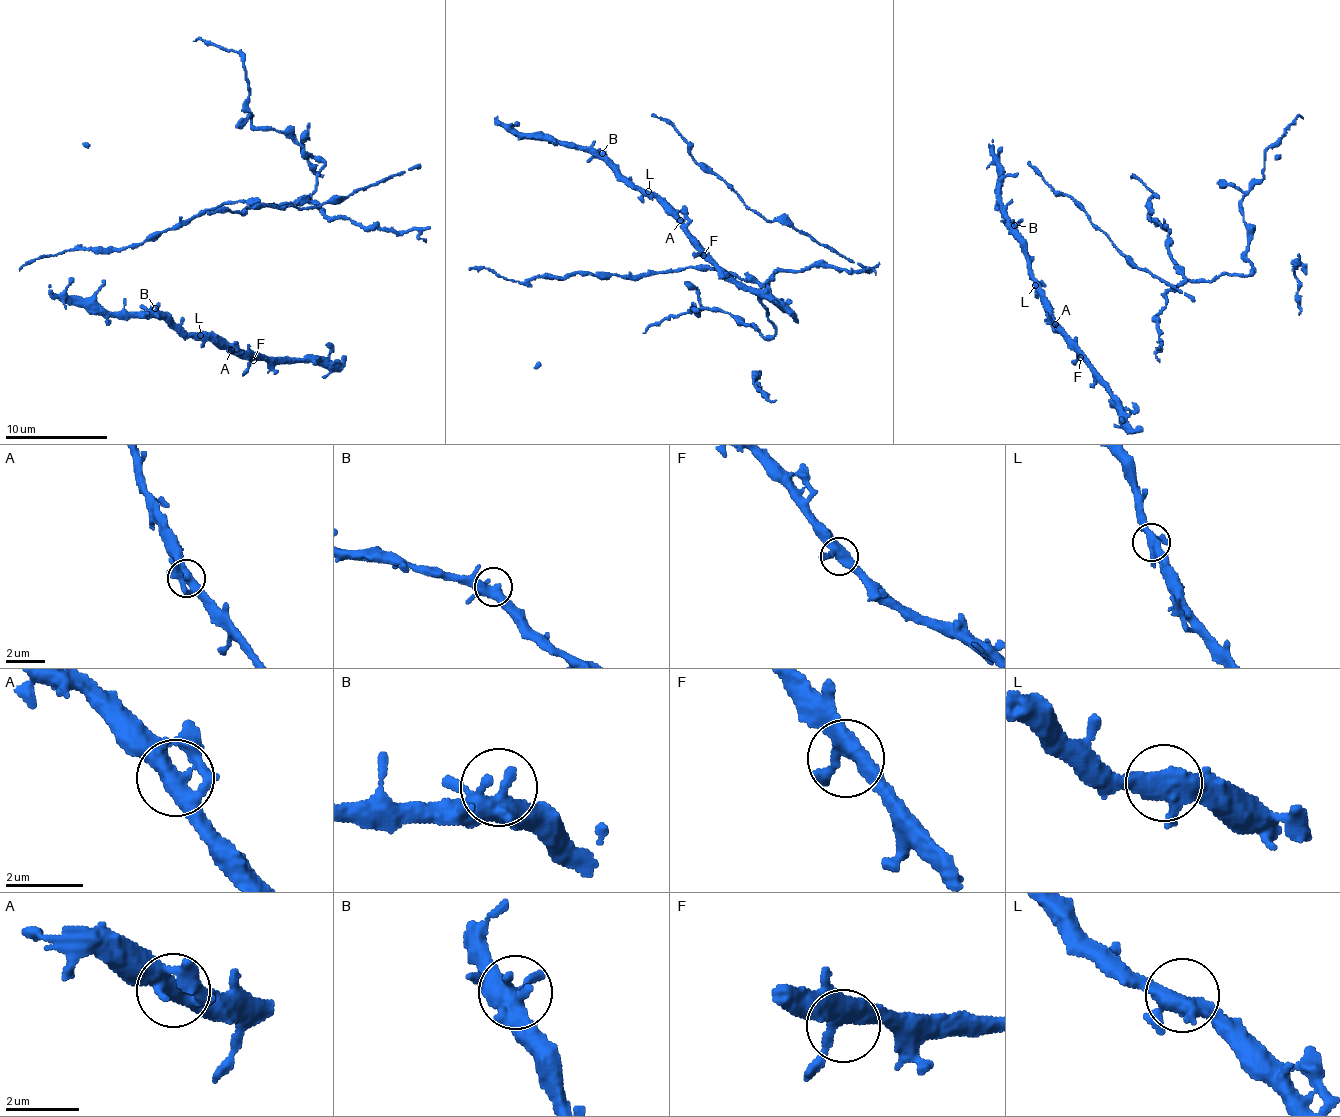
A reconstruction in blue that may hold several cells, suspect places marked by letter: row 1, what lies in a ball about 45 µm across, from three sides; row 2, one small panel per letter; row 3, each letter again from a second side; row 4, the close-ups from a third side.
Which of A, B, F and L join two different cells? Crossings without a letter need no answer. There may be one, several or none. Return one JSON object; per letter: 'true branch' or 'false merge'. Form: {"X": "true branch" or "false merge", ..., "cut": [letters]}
{"A": "true branch", "B": "true branch", "F": "true branch", "L": "true branch", "cut": []}

